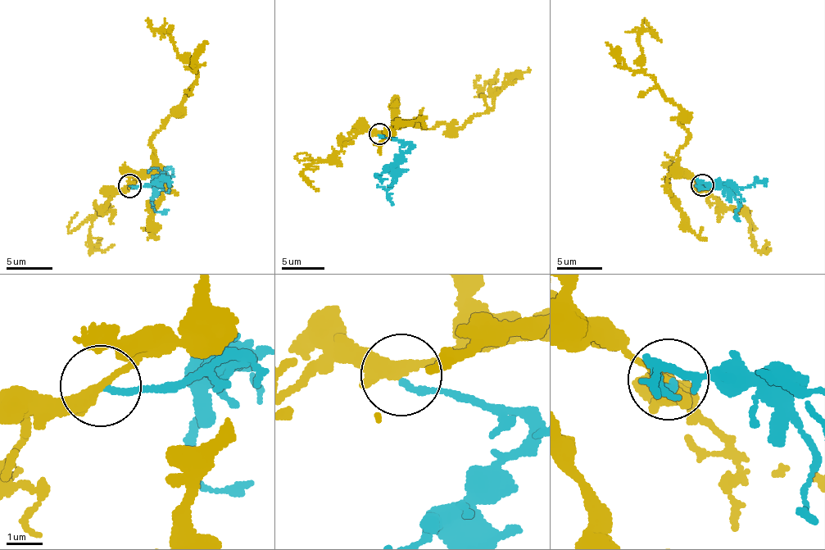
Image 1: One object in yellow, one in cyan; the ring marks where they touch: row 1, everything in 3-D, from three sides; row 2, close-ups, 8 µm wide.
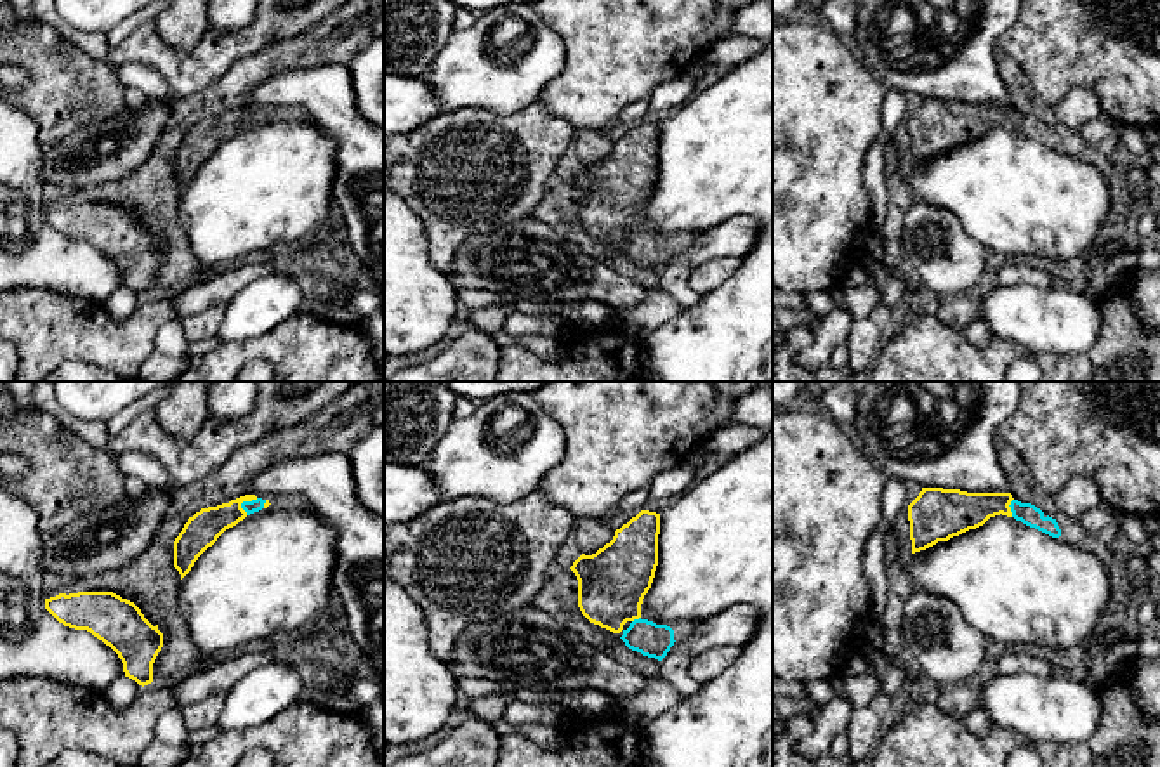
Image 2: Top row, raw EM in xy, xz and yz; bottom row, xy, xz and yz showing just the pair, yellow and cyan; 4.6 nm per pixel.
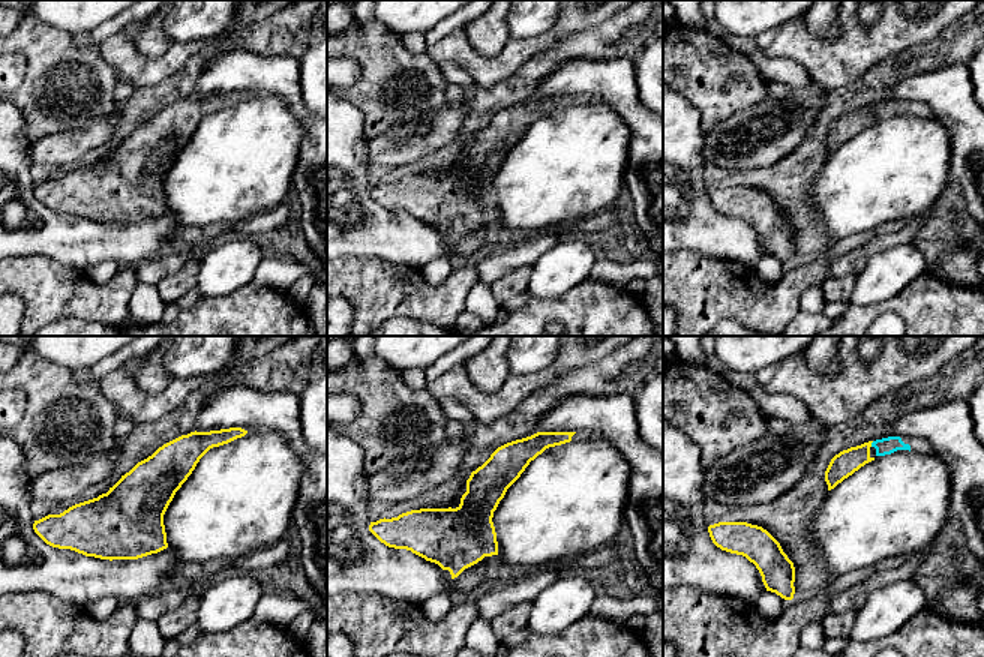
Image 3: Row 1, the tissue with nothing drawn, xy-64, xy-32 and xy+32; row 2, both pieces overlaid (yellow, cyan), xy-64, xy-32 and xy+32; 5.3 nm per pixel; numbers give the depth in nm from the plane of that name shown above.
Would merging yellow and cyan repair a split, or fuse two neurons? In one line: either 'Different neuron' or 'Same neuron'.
Same neuron

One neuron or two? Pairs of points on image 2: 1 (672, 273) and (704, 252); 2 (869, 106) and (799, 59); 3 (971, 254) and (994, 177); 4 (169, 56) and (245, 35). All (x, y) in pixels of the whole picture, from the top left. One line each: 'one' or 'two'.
1: one
2: one
3: two
4: one

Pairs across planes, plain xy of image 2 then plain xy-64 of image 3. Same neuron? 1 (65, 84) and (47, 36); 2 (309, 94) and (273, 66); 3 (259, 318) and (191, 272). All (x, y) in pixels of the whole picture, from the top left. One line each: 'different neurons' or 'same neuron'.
1: same neuron
2: same neuron
3: different neurons

